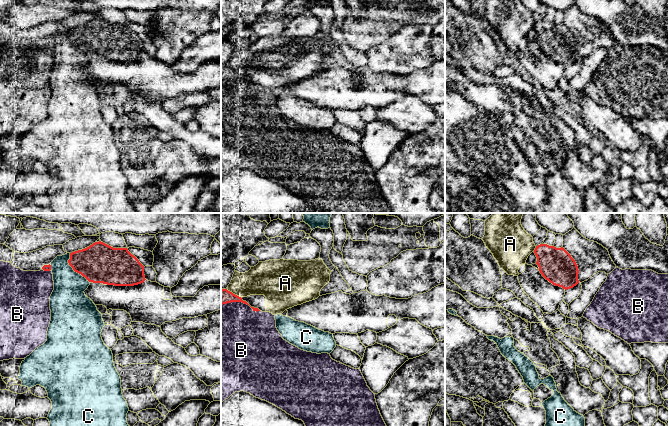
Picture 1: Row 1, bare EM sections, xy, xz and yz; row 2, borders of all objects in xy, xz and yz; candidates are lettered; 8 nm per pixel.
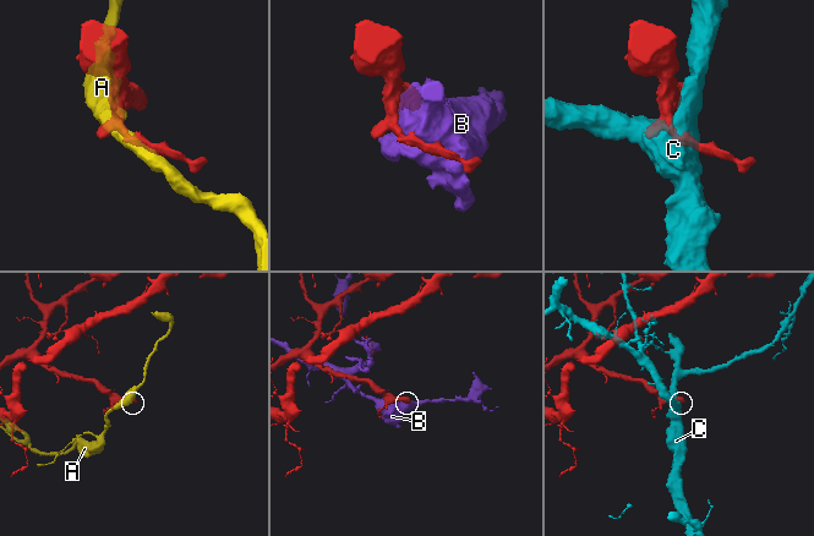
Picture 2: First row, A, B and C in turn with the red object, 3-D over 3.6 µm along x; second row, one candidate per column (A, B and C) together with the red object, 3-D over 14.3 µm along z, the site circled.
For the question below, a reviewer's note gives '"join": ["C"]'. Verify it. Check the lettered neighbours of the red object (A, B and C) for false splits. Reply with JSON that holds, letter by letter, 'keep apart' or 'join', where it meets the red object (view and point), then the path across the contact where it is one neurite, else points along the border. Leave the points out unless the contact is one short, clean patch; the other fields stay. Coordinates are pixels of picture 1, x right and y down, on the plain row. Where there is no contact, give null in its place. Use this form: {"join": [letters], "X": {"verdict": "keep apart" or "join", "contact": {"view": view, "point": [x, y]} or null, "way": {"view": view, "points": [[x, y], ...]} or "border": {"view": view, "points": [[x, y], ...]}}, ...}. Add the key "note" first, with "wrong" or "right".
{"note": "wrong", "join": [], "A": {"verdict": "keep apart", "contact": {"view": "yz", "point": [535, 25]}}, "B": {"verdict": "keep apart", "contact": {"view": "xz", "point": [240, 77]}}, "C": {"verdict": "keep apart", "contact": {"view": "xy", "point": [73, 45]}}}

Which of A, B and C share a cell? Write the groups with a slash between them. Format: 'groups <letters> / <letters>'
groups A / B / C

